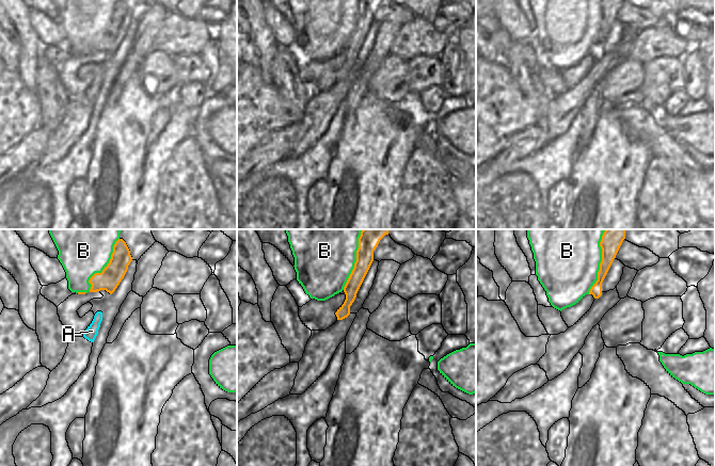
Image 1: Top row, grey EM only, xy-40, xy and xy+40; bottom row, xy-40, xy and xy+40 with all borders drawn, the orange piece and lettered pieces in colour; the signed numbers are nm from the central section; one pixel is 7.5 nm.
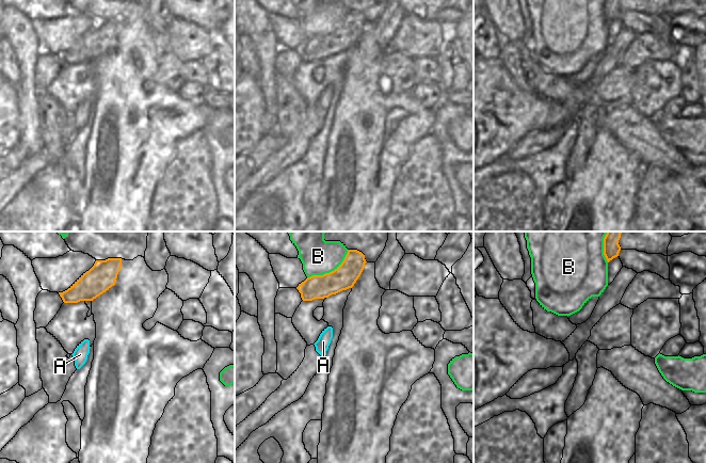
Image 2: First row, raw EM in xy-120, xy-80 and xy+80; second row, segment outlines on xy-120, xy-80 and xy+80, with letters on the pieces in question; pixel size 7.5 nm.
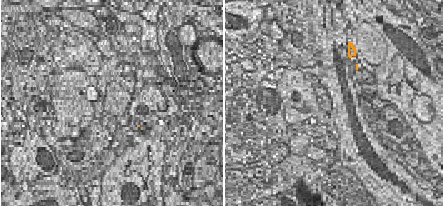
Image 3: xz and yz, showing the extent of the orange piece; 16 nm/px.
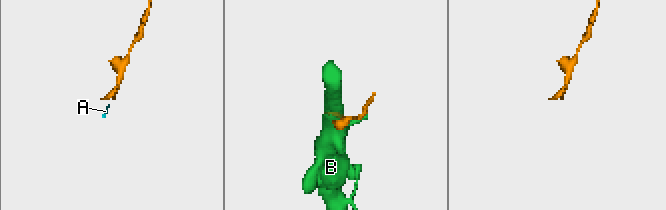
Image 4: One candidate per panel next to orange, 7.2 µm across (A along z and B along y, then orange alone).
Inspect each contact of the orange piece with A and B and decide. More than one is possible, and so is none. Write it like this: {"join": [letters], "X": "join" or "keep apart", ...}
{"join": ["A"], "A": "join", "B": "keep apart"}

